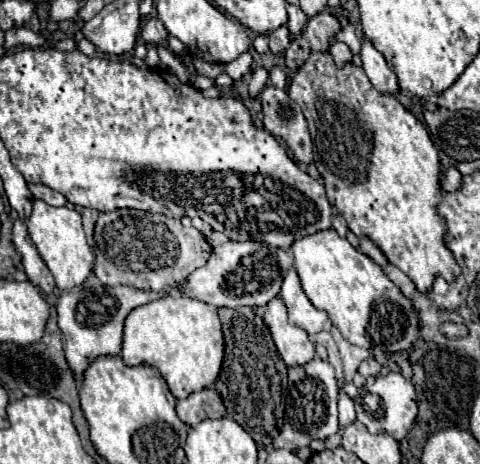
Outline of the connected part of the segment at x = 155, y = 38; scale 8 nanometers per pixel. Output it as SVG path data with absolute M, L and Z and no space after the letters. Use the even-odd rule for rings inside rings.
M148 16L148 20L142 24L142 30L140 30L140 40L146 44L146 46L164 46L168 48L168 32L164 28L164 24L154 18L154 16Z

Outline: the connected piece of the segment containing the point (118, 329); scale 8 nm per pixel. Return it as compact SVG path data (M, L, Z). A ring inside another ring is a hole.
M96 286L96 288L74 288L70 292L60 292L56 302L58 312L58 328L66 340L66 360L76 376L82 376L84 368L102 354L120 354L122 348L122 332L126 316L152 300L168 296L170 290L140 290L130 286Z

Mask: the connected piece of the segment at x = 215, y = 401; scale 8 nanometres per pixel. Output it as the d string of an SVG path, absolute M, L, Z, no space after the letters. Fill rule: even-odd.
M206 388L206 390L194 392L188 398L178 400L176 412L178 412L180 420L186 422L188 426L196 426L204 418L208 418L208 420L226 418L224 402L220 400L220 394L214 388Z

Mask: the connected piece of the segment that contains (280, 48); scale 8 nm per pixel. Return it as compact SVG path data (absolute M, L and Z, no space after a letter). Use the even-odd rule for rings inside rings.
M280 26L278 30L270 32L268 38L270 38L270 52L272 54L284 54L284 50L290 44L290 32L286 26Z

